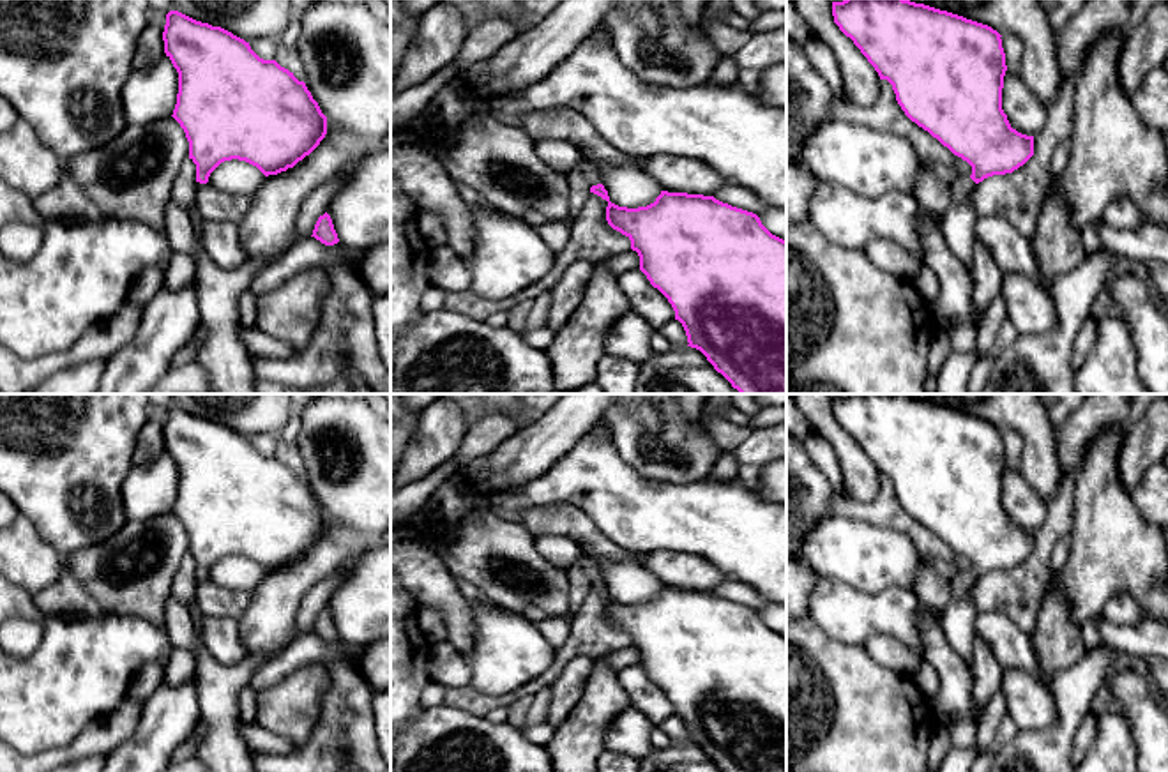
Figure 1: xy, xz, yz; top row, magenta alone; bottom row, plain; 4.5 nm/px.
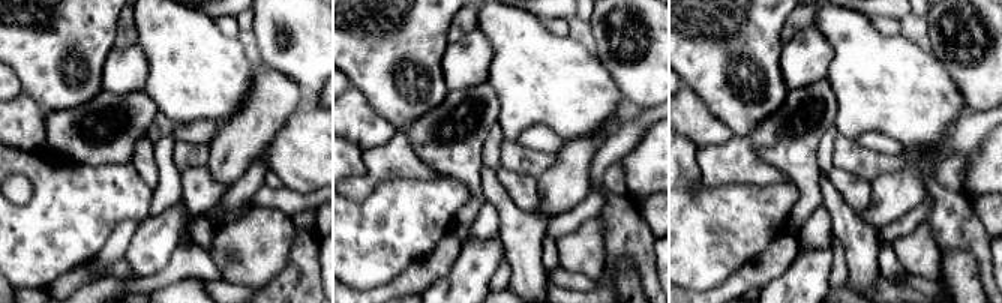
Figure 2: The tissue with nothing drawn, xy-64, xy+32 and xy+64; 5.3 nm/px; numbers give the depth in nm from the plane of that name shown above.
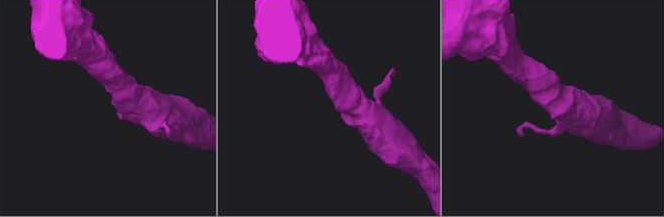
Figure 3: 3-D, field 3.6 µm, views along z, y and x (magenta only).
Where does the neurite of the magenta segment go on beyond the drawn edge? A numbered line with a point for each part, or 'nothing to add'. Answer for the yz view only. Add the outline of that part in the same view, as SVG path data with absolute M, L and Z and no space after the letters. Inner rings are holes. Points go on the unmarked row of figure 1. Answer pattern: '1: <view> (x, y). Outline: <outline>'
1: yz (958, 620). Outline: M958 572L951 579L952 599L940 615L944 634L952 650L968 664L975 640L977 611L970 602L968 590L975 578L970 572Z

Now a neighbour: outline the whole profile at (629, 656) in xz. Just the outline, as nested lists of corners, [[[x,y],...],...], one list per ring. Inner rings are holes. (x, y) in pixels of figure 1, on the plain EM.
[[[629,645],[626,648],[620,648],[617,652],[611,652],[604,657],[604,662],[615,670],[620,671],[627,666],[640,664],[640,652],[636,647]]]

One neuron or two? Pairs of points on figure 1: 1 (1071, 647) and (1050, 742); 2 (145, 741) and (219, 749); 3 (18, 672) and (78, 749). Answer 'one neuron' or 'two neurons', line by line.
1: two neurons
2: two neurons
3: two neurons

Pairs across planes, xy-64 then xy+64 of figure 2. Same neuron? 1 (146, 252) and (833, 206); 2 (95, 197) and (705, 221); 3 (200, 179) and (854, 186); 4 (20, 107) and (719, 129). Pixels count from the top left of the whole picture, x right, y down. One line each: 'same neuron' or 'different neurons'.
1: different neurons
2: same neuron
3: same neuron
4: same neuron

